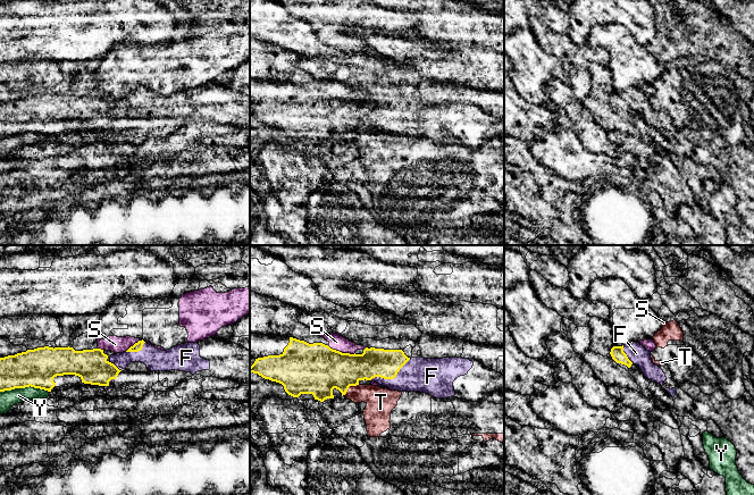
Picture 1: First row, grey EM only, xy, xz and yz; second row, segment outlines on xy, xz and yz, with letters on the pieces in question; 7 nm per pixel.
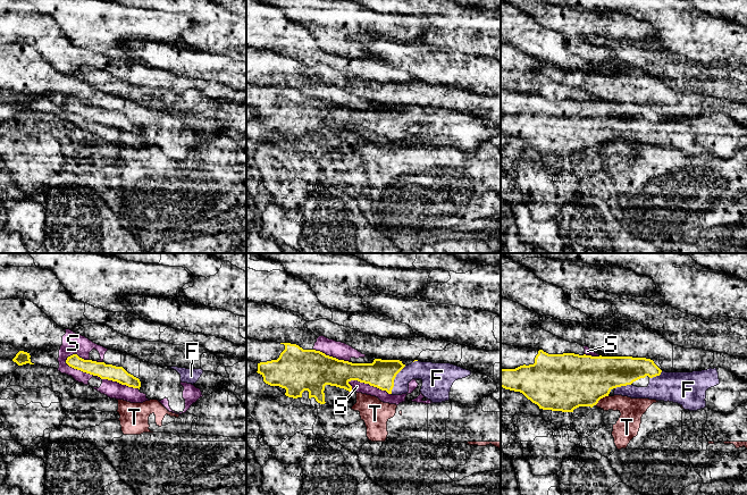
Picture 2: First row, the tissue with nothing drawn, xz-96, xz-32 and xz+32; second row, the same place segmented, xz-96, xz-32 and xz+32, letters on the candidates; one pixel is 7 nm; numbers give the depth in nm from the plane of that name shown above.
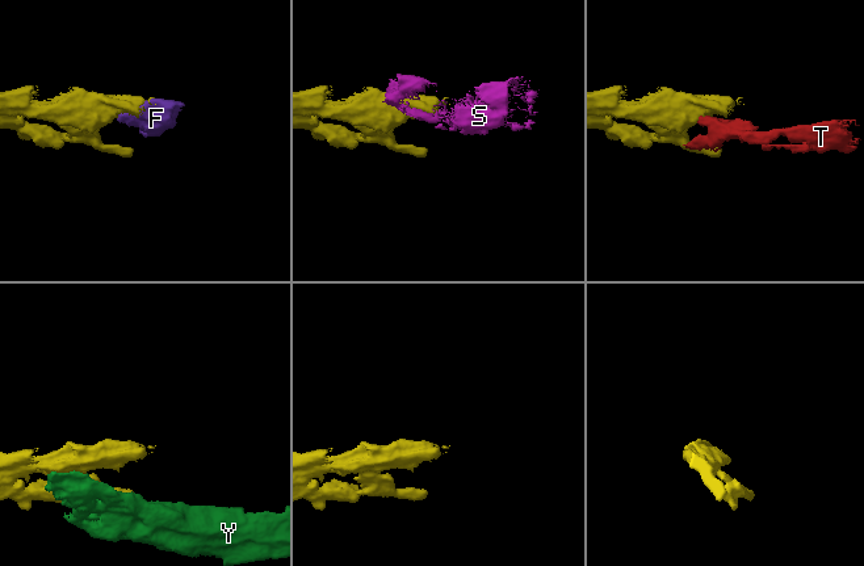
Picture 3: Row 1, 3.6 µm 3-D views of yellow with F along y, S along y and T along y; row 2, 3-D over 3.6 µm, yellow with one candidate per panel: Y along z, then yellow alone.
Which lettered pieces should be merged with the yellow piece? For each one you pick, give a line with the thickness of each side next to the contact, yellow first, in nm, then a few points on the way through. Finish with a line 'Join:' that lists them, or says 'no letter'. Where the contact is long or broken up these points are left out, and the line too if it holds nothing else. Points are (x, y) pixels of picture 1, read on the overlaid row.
F: calibres 200 and 240 nm
Join: F

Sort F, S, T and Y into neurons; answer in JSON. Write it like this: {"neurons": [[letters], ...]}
{"neurons": [["F"], ["S"], ["T"], ["Y"]]}

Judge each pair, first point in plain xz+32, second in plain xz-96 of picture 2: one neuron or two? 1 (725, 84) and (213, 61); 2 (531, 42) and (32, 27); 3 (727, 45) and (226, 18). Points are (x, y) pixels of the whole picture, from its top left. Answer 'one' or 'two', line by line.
1: one
2: one
3: one

